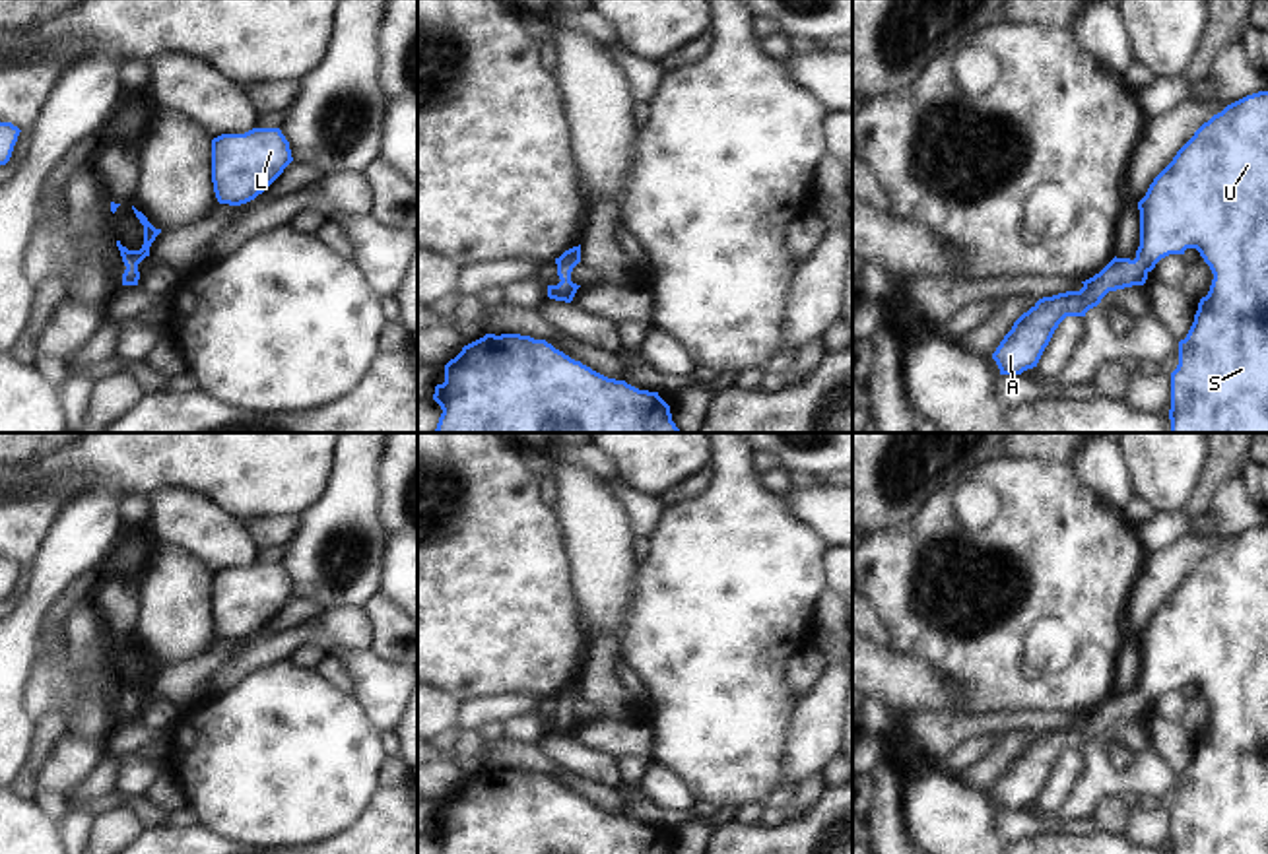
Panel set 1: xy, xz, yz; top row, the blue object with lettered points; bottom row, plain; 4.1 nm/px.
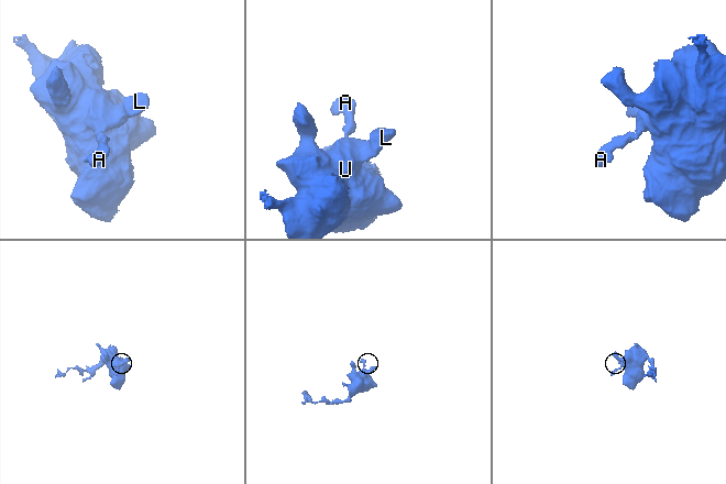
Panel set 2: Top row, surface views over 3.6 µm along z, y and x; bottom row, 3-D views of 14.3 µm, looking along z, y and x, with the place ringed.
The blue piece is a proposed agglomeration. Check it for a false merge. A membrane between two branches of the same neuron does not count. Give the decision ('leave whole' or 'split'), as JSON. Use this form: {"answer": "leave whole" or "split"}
{"answer": "leave whole"}

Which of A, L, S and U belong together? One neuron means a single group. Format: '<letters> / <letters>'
A L S U

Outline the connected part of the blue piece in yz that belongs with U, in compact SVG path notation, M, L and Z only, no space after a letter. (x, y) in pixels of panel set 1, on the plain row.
M1268 526L1247 530L1204 557L1153 613L1138 637L1140 681L1136 693L1113 693L1080 726L1039 734L1004 771L992 794L1000 809L1021 809L1037 802L1054 765L1066 751L1085 751L1109 726L1144 720L1155 699L1169 689L1196 683L1214 714L1200 734L1194 757L1179 776L1179 800L1171 807L1169 854L1268 854Z

